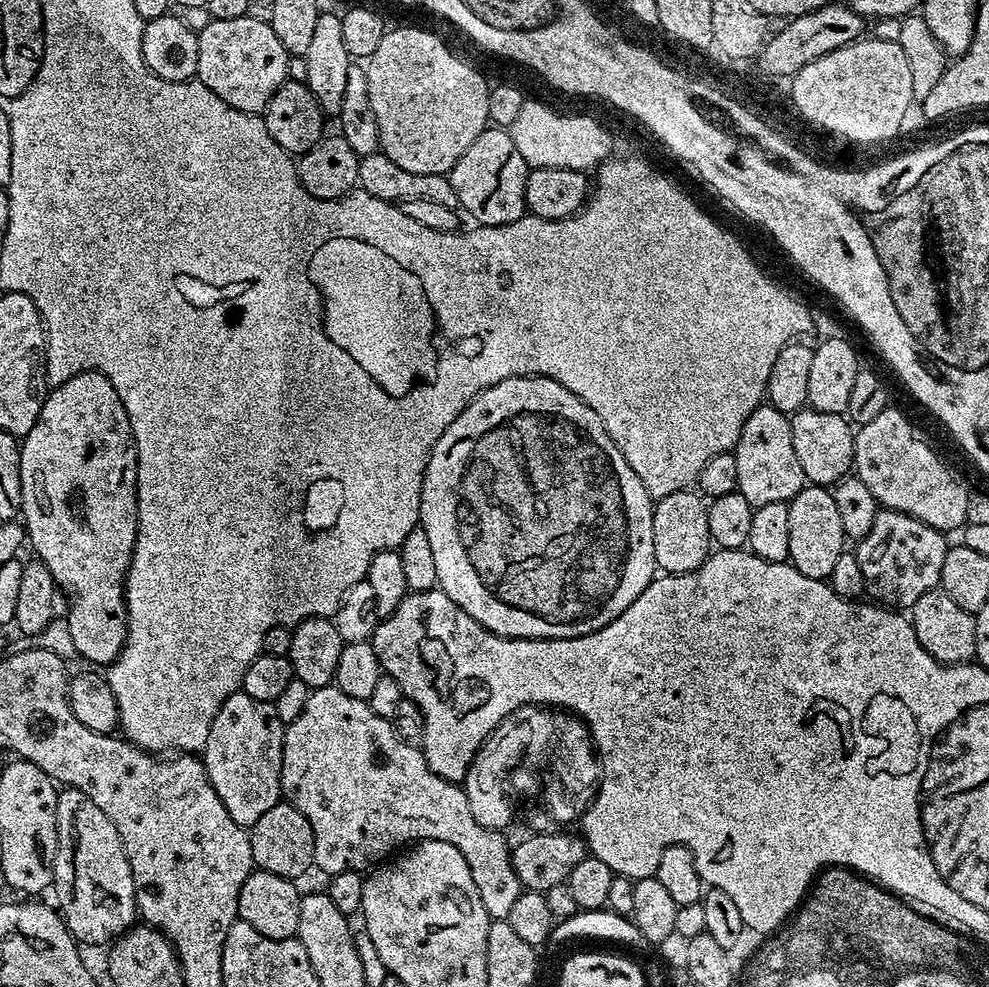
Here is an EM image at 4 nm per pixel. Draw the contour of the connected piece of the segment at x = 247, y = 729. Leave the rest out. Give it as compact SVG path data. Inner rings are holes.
M238 691L230 694L226 702L214 714L214 722L210 726L210 734L206 734L206 746L202 750L204 769L210 778L210 786L222 798L222 806L226 806L226 814L238 822L238 826L251 830L270 810L270 806L281 803L280 775L282 774L282 754L284 753L284 730L286 725L278 718L275 703L258 702L258 698L250 698L250 694Z

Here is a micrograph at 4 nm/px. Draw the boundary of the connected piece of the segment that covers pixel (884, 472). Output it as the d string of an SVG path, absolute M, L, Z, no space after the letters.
M886 406L855 429L855 475L866 482L877 505L906 512L945 534L951 533L951 528L959 529L967 521L969 486L940 461L939 454L920 440L911 422L892 407Z

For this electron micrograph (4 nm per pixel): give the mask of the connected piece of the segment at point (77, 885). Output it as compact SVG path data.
M65 787L58 795L57 817L69 816L76 823L76 849L72 852L72 901L68 904L66 921L68 929L75 941L81 945L103 944L116 940L137 923L136 887L134 874L130 870L130 862L126 858L126 850L122 846L122 838L110 818L86 798L86 794L77 788Z

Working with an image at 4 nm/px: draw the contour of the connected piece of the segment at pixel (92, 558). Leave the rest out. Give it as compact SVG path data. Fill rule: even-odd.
M95 370L76 372L68 380L55 385L45 395L44 405L34 422L34 426L22 437L20 446L20 469L22 470L22 523L26 529L26 540L39 560L52 571L59 591L68 595L68 636L72 644L89 660L89 665L107 666L115 660L116 655L124 649L124 639L128 633L128 608L124 604L124 580L128 576L128 567L132 561L132 551L136 545L136 450L132 443L132 427L130 418L122 406L122 398L118 398L118 390L110 381Z

